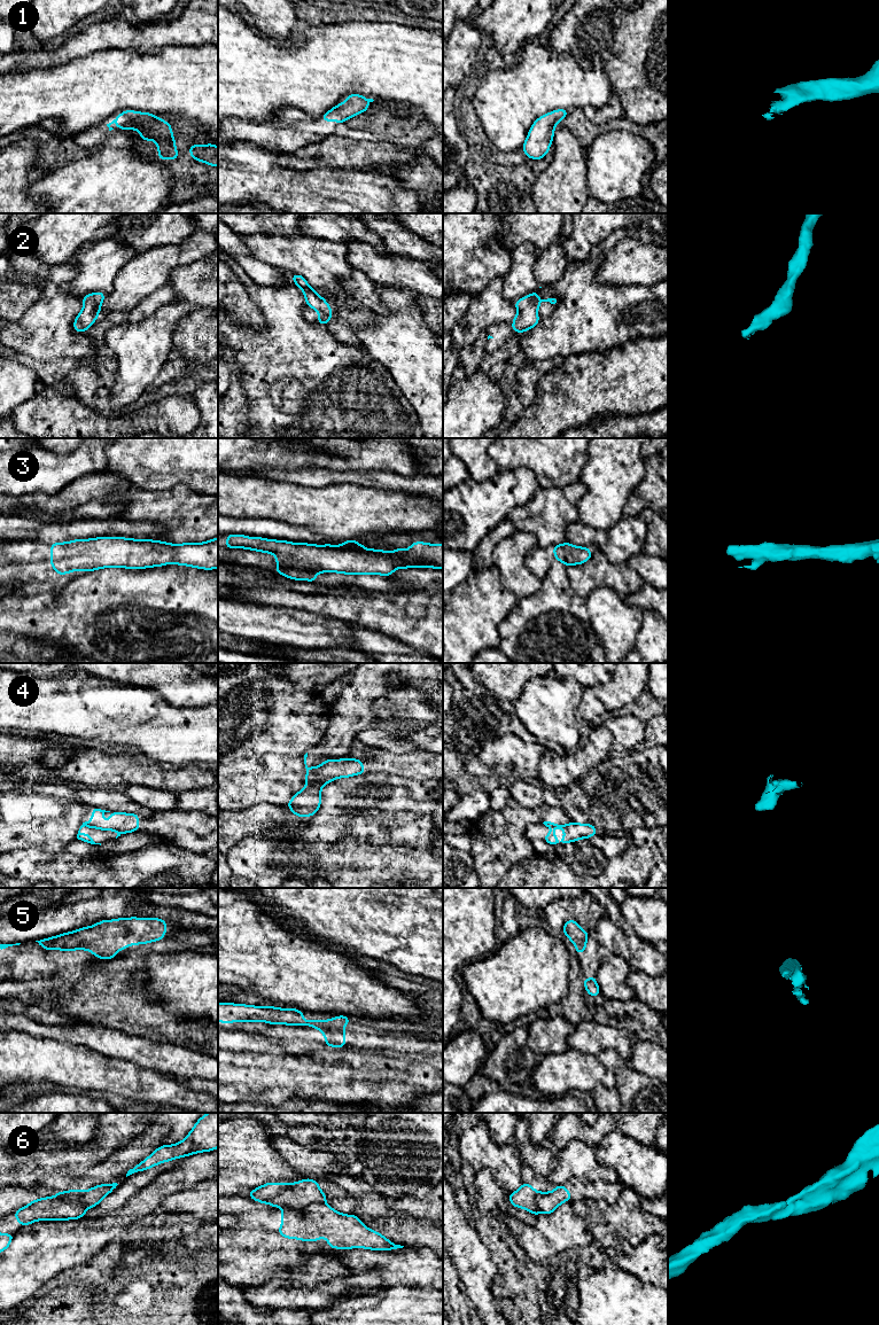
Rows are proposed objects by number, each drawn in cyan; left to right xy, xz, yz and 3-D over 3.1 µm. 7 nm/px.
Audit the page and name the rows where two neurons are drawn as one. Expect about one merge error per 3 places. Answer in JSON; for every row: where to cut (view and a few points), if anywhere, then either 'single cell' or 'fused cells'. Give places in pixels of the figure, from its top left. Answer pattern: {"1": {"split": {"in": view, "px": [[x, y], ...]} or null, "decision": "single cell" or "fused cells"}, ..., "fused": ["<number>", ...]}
{"1": {"split": null, "decision": "single cell"}, "2": {"split": null, "decision": "single cell"}, "3": {"split": null, "decision": "single cell"}, "4": {"split": {"in": "xz", "px": [[314, 769], [314, 773], [319, 778], [333, 779]]}, "decision": "fused cells"}, "5": {"split": null, "decision": "single cell"}, "6": {"split": {"in": "xz", "px": [[324, 1202], [311, 1202], [301, 1209], [286, 1208]]}, "decision": "fused cells"}, "fused": ["4", "6"]}

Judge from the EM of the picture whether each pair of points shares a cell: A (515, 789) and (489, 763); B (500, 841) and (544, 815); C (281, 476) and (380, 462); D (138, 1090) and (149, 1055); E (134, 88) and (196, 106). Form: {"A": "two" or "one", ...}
{"A": "two", "B": "one", "C": "two", "D": "two", "E": "one"}

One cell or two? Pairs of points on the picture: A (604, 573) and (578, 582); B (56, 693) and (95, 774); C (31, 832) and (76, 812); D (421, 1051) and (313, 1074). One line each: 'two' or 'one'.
A: one
B: two
C: one
D: two

